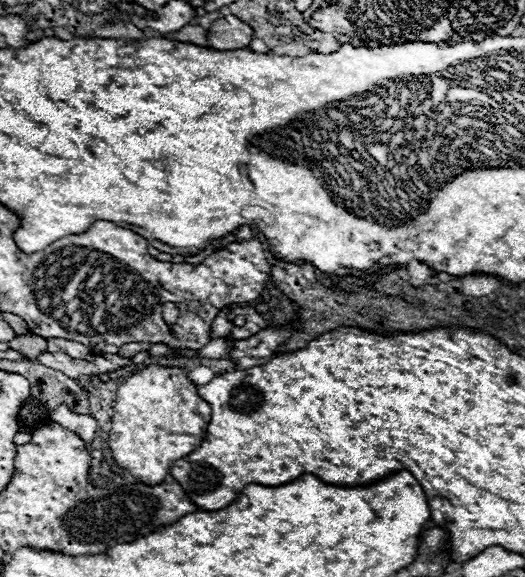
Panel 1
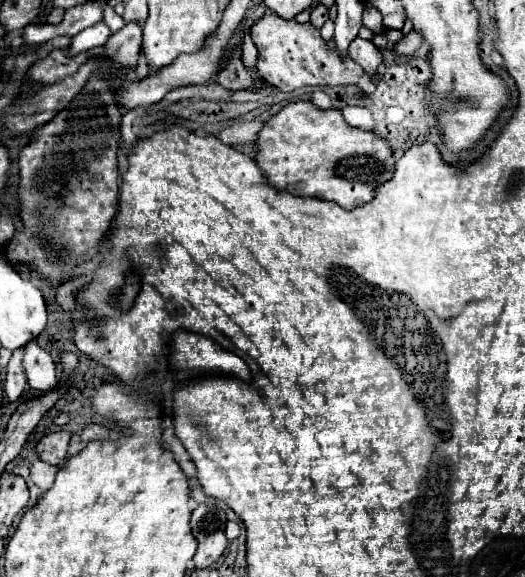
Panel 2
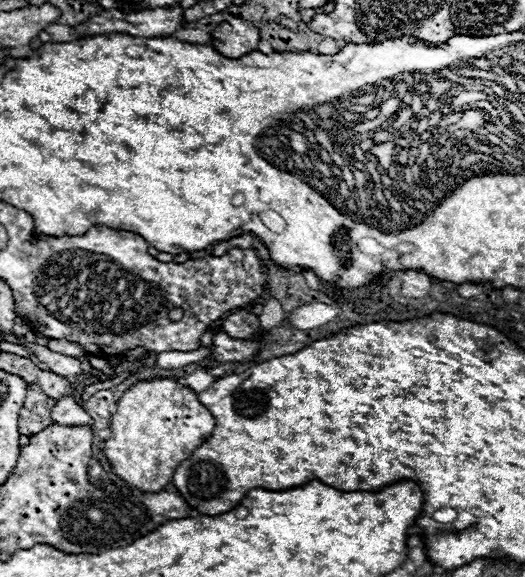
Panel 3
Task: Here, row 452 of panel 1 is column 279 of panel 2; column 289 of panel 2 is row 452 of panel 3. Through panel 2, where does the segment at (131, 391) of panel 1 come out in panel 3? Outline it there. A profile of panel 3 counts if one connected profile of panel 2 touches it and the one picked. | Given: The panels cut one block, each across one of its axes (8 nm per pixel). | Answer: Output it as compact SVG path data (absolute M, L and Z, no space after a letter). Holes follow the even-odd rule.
M152 378L136 382L122 394L122 398L116 404L116 412L112 414L110 430L112 434L104 442L104 454L110 460L114 472L138 490L160 492L172 482L178 464L184 462L200 444L208 440L208 436L214 430L214 418L210 410L198 400L192 388L182 386L176 378Z

